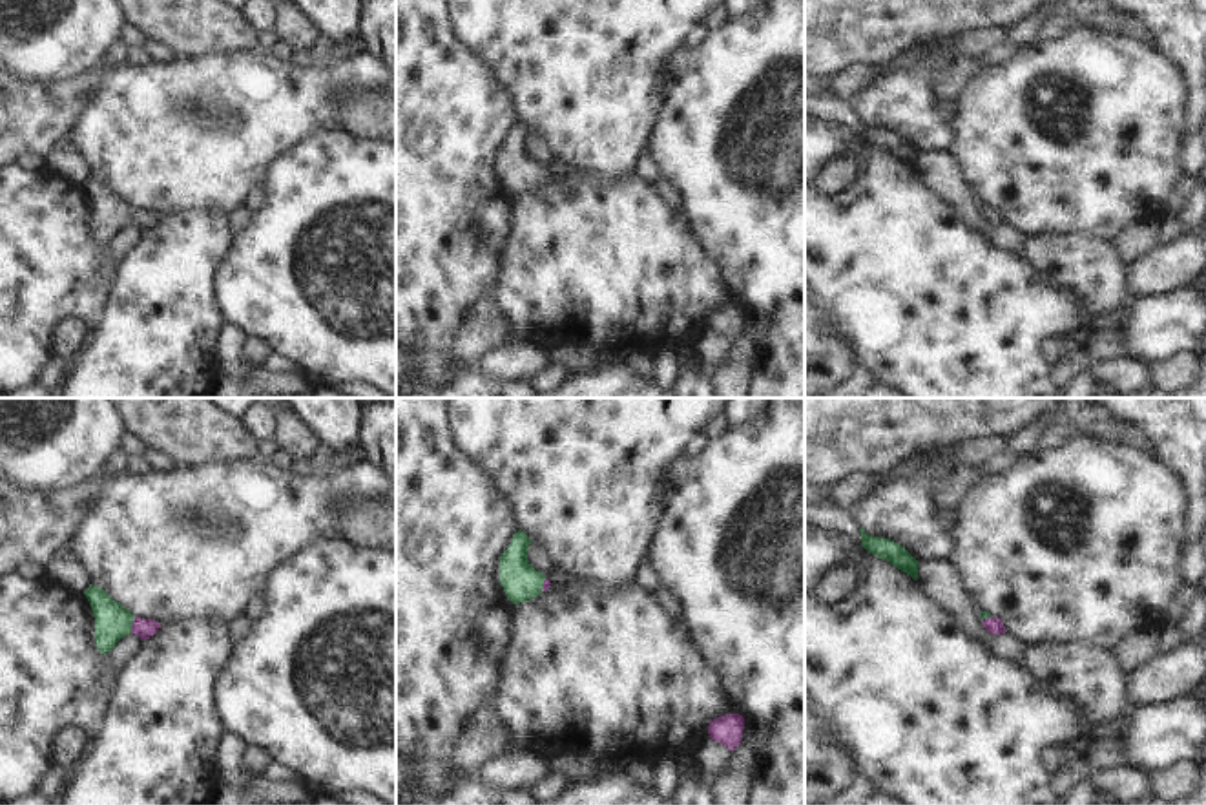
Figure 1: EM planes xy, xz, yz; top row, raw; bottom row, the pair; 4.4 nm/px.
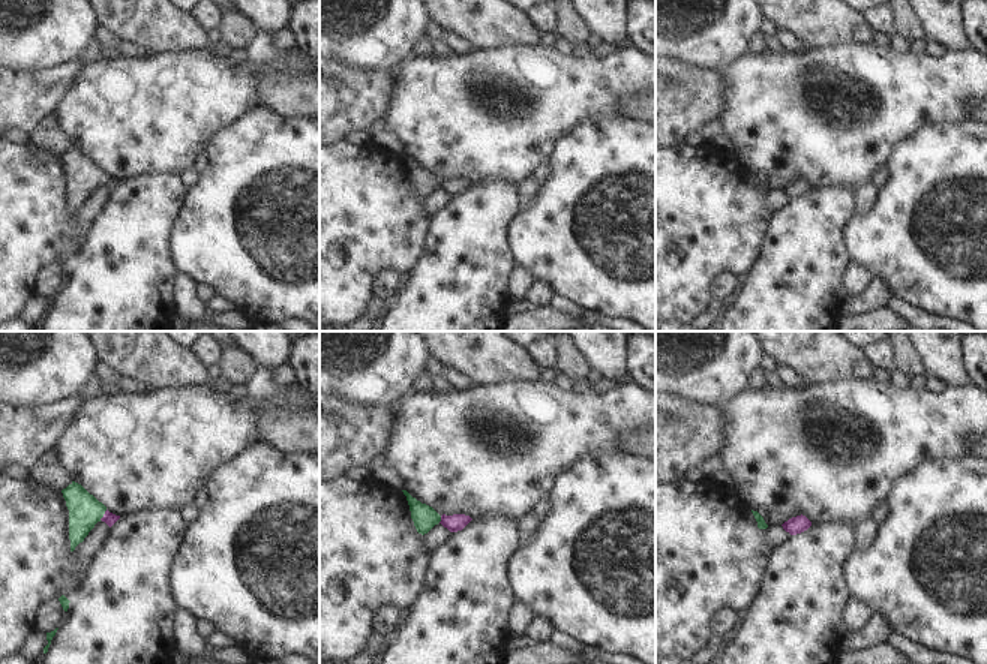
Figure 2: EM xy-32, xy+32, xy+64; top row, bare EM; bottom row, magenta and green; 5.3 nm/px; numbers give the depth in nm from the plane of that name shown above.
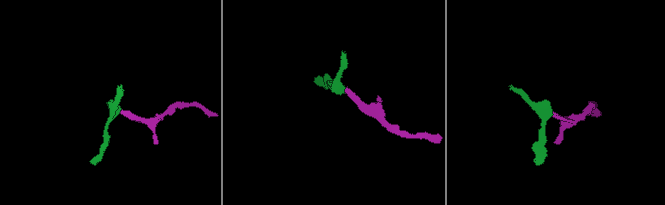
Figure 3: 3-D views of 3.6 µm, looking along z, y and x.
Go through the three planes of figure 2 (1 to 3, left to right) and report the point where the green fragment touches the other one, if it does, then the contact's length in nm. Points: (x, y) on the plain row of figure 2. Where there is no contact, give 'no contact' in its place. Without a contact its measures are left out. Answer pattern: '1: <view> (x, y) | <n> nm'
1: xy-32 (104, 179) | 70 nm
2: xy+32 (441, 183) | 40 nm
3: no contact

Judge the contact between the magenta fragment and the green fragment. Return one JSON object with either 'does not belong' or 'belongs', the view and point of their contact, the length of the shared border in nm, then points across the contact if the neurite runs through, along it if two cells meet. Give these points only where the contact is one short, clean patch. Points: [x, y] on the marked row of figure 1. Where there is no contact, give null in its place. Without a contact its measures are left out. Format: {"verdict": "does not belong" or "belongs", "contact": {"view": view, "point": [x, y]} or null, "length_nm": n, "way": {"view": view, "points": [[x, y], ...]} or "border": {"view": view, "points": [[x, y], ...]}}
{"verdict": "belongs", "contact": {"view": "xy", "point": [132, 625]}, "length_nm": 80, "way": {"view": "xy", "points": [[145, 628], [132, 625], [112, 621]]}}

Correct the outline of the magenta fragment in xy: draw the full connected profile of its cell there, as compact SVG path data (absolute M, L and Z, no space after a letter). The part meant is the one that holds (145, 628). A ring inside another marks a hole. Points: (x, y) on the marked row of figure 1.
M91 584L84 595L95 617L95 644L104 655L111 652L128 633L135 633L140 639L150 639L161 628L161 622L153 619L135 617L95 584Z

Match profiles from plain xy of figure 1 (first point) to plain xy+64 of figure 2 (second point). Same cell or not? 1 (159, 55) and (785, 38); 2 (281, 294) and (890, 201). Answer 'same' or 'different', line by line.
1: same
2: same

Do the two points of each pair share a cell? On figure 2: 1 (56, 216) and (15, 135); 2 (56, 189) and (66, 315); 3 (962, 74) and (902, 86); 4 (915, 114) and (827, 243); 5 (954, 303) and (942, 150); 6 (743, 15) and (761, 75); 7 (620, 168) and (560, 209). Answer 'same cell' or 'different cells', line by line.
1: different cells
2: different cells
3: same cell
4: different cells
5: same cell
6: different cells
7: same cell

